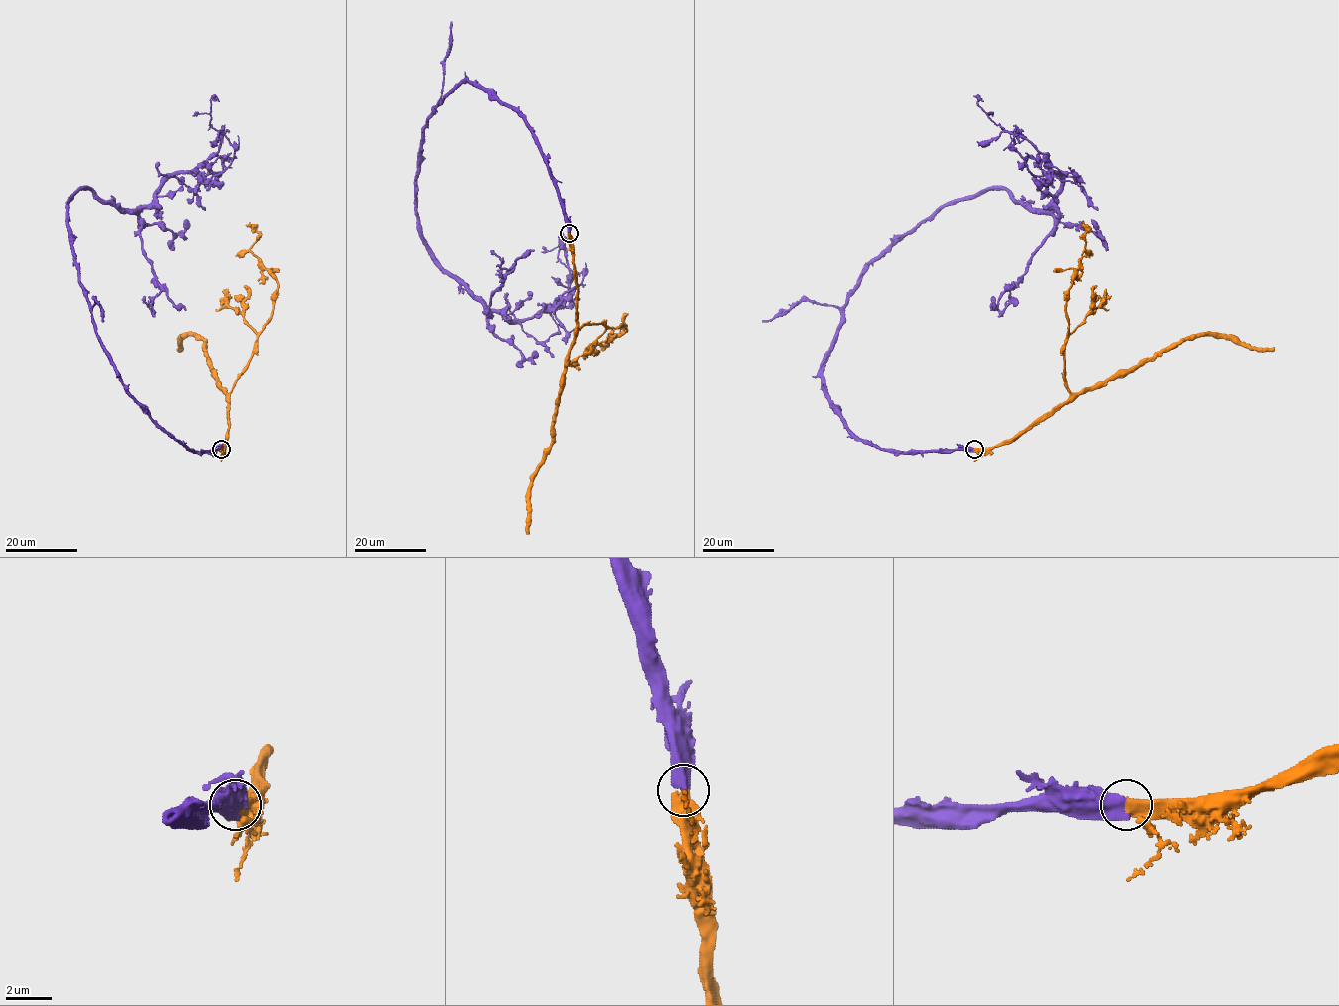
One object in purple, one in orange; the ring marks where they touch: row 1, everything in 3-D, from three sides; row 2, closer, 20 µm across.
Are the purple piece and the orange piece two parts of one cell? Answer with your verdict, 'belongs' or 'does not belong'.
belongs

